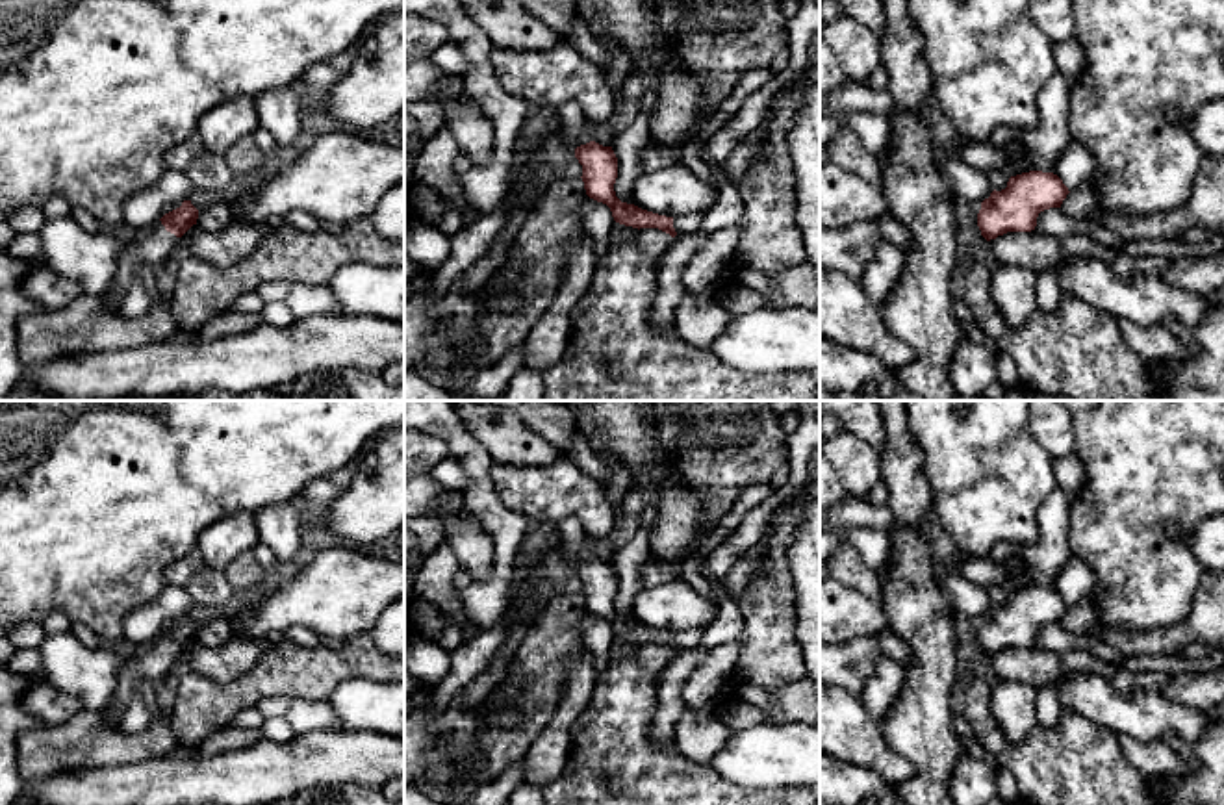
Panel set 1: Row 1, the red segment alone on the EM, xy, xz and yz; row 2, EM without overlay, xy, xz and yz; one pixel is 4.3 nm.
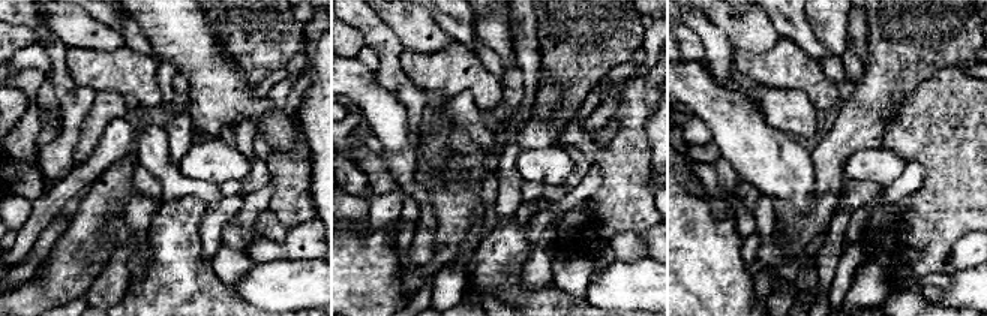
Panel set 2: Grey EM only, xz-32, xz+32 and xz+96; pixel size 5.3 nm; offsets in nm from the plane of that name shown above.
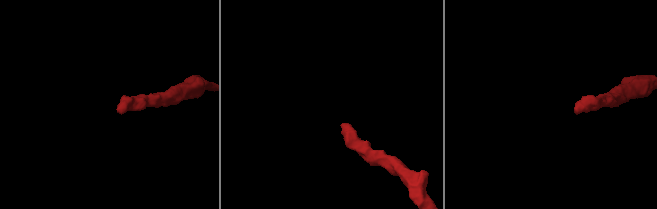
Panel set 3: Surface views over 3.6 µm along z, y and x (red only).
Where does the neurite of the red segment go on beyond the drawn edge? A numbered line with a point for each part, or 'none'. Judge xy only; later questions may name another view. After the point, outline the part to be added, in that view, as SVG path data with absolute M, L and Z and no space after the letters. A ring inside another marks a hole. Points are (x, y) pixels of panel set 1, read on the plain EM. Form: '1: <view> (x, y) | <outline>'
1: xy (152, 663) | M161 636L148 642L148 647L135 651L128 647L124 664L119 668L119 684L106 710L115 710L121 718L130 701L139 696L137 683L143 679L154 684L159 677L171 671L176 660L176 651L167 647ZM126 645L128 647L128 645Z

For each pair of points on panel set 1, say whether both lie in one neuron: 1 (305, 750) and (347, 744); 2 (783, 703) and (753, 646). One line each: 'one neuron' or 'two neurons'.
1: one neuron
2: two neurons

